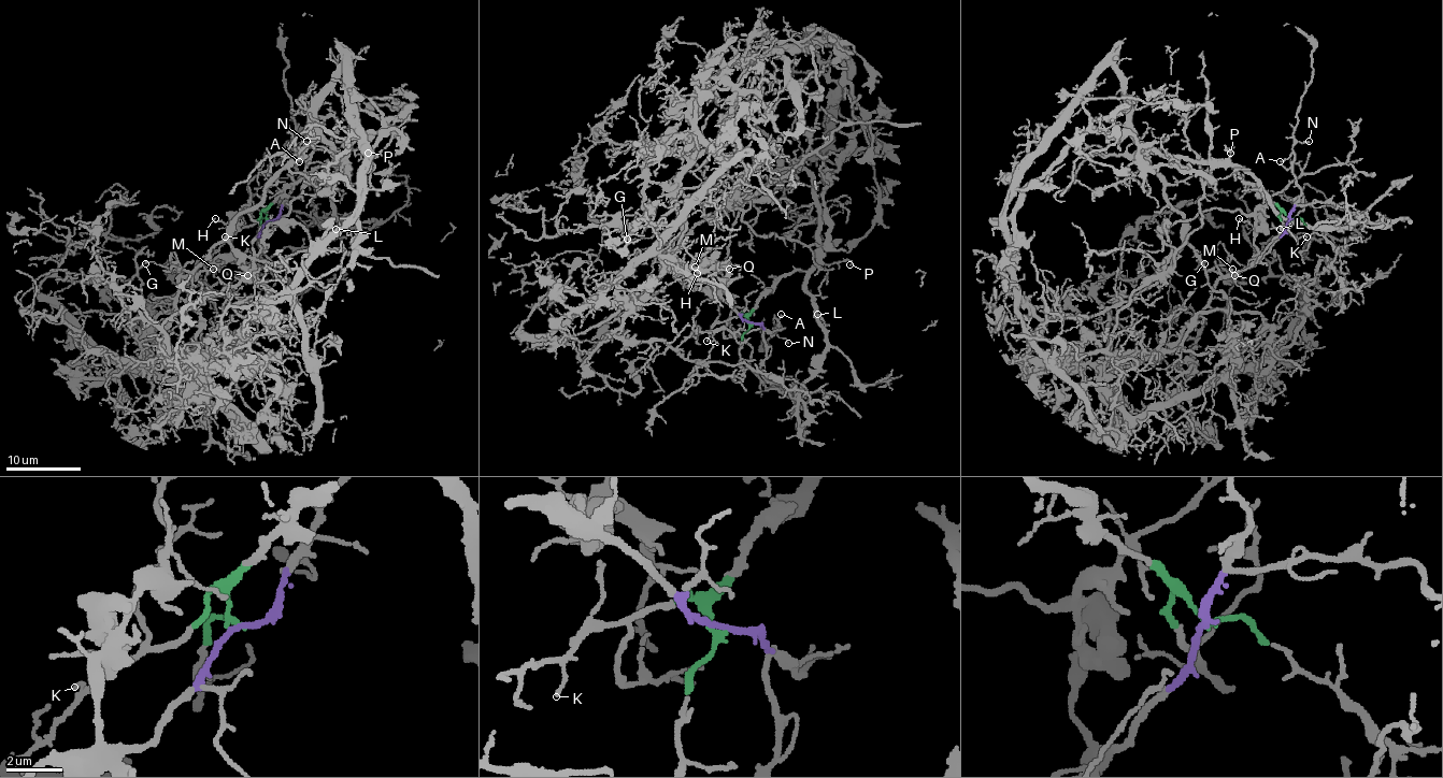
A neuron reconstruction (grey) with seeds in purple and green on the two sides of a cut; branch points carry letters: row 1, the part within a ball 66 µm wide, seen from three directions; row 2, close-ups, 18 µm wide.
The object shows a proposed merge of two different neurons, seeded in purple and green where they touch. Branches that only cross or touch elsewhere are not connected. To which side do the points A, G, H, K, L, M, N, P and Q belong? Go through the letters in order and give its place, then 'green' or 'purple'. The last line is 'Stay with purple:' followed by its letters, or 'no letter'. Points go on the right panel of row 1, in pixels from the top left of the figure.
A: (1280, 161) | purple
G: (1204, 263) | purple
H: (1239, 218) | purple
K: (1306, 236) | green
L: (1280, 229) | green
M: (1232, 269) | purple
N: (1309, 141) | purple
P: (1230, 153) | green
Q: (1234, 275) | purple
Stay with purple: A, G, H, M, N, Q

